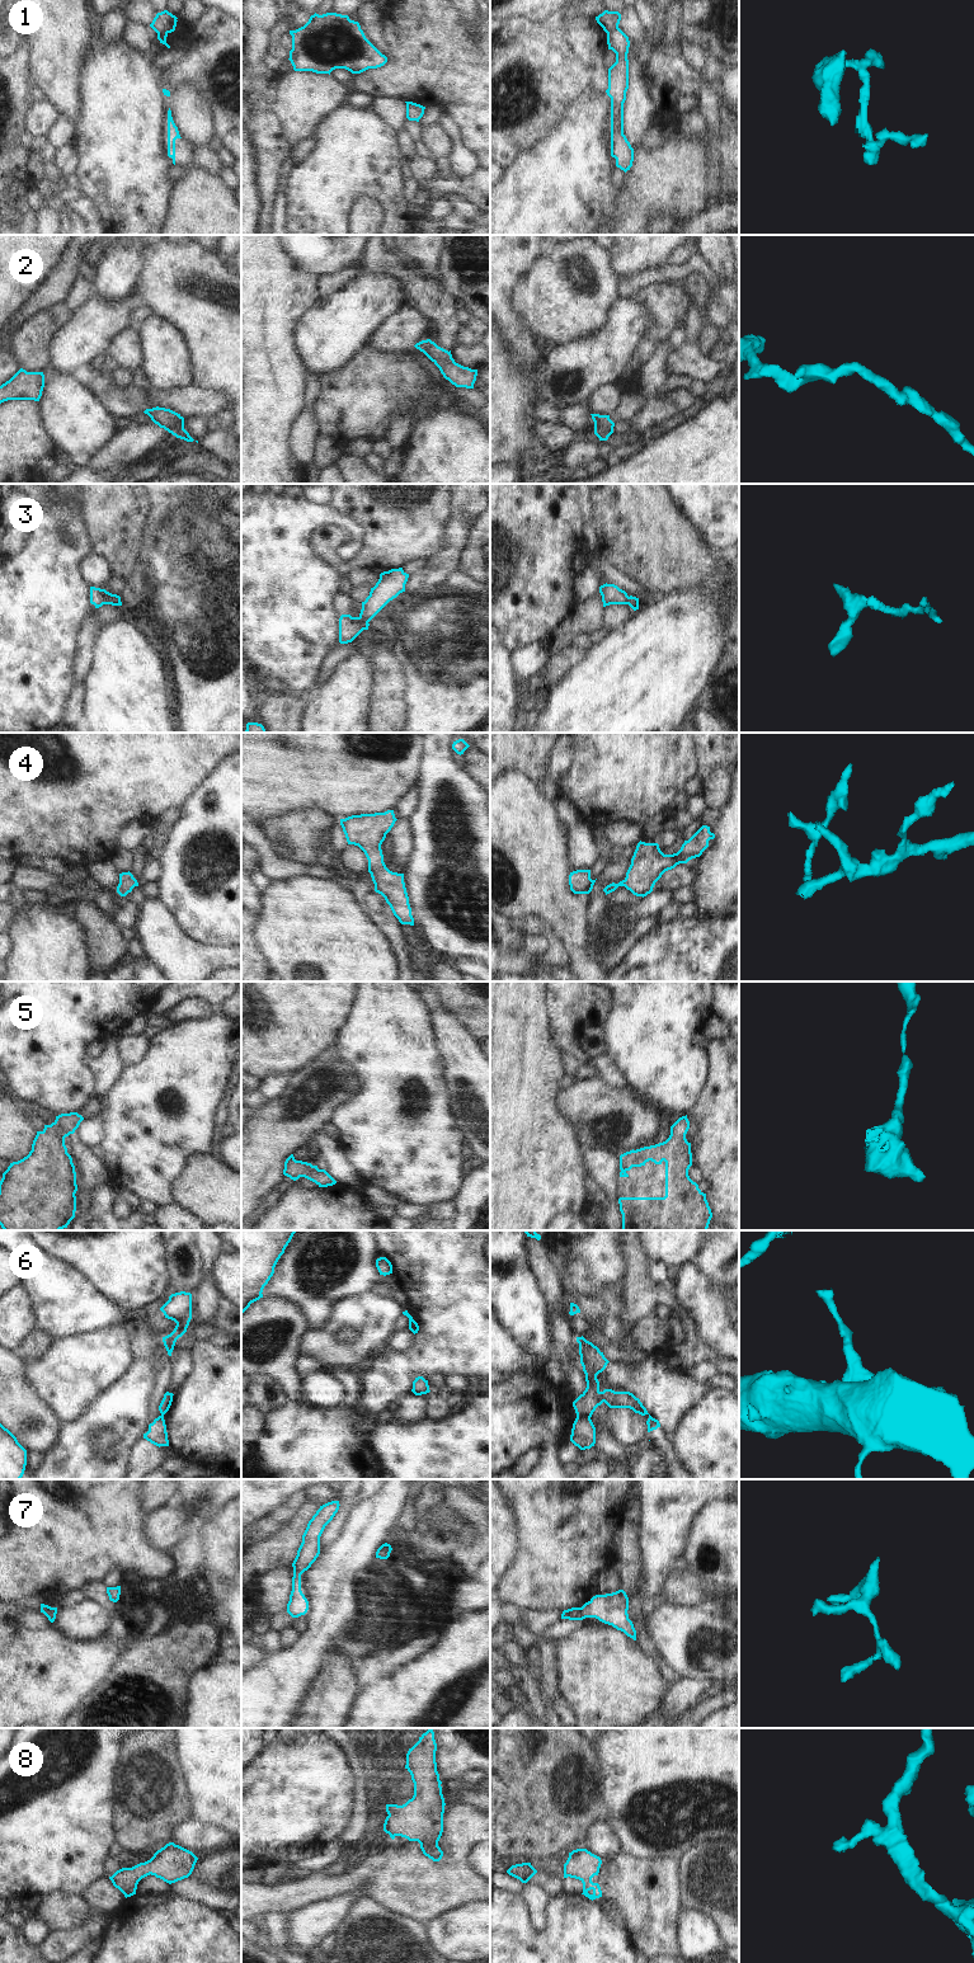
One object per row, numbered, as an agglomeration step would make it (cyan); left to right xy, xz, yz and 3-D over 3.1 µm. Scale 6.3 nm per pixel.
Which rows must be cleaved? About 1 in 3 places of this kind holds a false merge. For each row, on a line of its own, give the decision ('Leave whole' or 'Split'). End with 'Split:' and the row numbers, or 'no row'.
1: Split
2: Leave whole
3: Leave whole
4: Leave whole
5: Leave whole
6: Split
7: Leave whole
8: Leave whole
Split: 1, 6

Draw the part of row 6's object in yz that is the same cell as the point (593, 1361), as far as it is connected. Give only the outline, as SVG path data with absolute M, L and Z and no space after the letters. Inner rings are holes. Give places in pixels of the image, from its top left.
M583 1336L577 1337L577 1342L579 1343L580 1364L587 1381L585 1390L573 1402L577 1416L592 1417L596 1408L604 1402L610 1408L630 1408L641 1416L648 1414L648 1432L660 1427L659 1421L648 1413L640 1399L632 1393L615 1392L612 1389L599 1390L597 1375L606 1369L610 1361L597 1346Z

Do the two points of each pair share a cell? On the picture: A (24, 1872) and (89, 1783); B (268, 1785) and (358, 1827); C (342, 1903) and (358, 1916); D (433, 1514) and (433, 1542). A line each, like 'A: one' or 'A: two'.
A: one
B: two
C: two
D: two

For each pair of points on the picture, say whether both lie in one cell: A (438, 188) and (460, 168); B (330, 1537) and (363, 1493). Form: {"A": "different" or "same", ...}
{"A": "different", "B": "same"}

